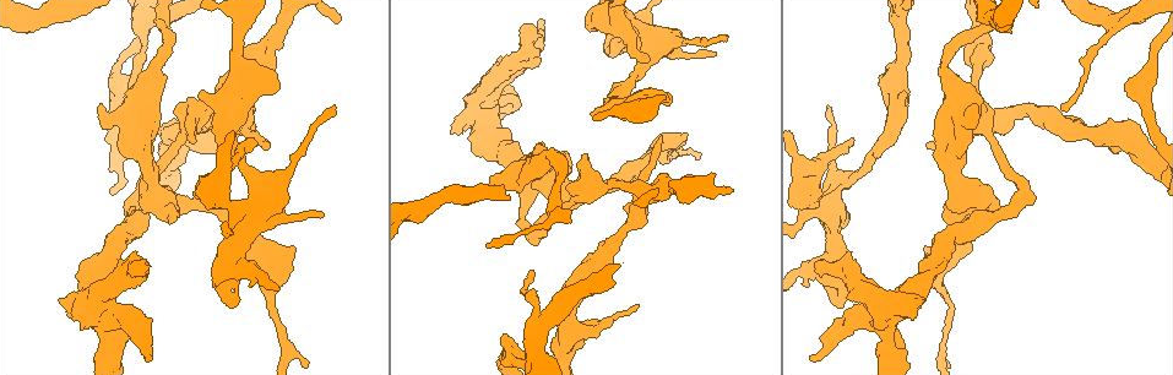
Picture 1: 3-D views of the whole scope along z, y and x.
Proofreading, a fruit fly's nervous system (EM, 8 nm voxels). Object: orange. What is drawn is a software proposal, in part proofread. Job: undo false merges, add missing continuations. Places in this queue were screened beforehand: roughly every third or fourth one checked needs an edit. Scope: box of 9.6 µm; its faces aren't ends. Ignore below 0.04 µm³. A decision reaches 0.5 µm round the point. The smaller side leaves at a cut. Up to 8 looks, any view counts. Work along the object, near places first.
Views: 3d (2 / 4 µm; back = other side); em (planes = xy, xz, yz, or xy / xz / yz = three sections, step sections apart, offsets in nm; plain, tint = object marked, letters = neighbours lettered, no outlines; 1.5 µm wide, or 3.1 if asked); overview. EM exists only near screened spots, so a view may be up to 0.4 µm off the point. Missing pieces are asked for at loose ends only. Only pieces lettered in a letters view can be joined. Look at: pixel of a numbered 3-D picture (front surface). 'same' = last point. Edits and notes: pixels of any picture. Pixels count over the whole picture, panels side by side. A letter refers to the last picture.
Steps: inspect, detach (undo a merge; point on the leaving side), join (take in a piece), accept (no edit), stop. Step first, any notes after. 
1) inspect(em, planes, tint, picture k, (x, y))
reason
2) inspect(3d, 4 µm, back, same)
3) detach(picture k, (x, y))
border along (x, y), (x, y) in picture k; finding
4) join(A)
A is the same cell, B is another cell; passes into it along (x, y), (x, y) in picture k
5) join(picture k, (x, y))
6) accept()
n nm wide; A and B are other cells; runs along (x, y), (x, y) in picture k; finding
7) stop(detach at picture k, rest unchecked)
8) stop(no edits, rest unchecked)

inspect(em, planes, letters, picture 1, (151, 361))
end of a long branch

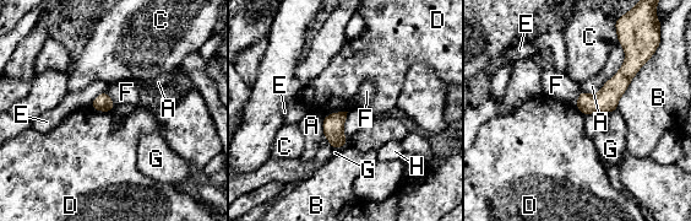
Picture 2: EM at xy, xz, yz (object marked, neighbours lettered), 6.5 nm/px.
accept()
A, B, C, D, E, F, G and H are other cells; border along (347, 111), (331, 112), (322, 119) in picture 2; none of them fits

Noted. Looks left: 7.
inspect(3d, 4 µm, picture 1, (333, 104))
tapers out

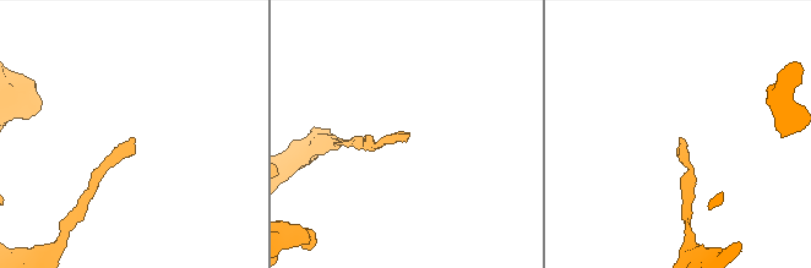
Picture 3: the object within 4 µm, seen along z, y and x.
inspect(em, planes, letters, picture 3, (131, 137))

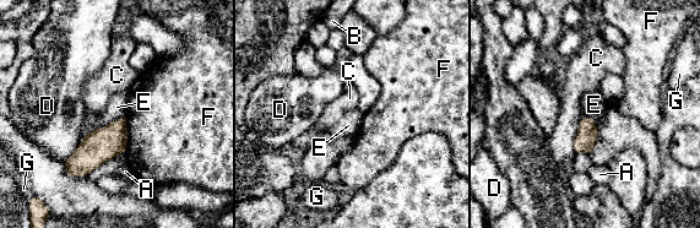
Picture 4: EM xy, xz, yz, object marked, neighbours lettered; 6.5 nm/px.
accept()
A, B, C, D, E, F and G are other cells; border along (125, 115), (91, 129), (86, 134) in picture 4; no lettered piece goes on from it

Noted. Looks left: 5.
inspect(em, yz, step 8, letters, picture 1, (824, 189))
stops while still wide

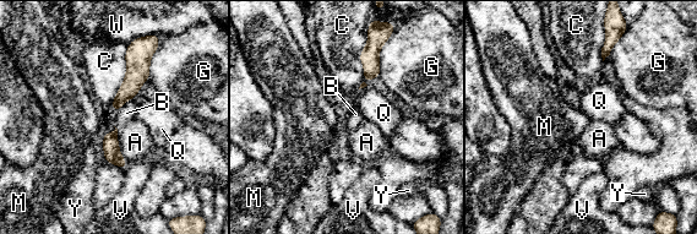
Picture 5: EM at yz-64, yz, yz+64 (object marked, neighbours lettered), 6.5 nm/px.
inspect(em, xz, step 8, letters, same)
cut it another way

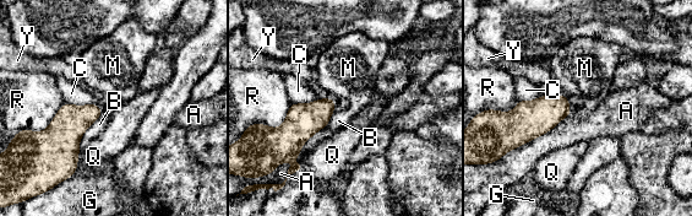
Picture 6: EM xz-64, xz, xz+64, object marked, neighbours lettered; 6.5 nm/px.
accept()
220 nm wide; A, B, C, G, M, Q, R and Y are other cells; border along (65, 102), (98, 104) in picture 6; none of them fits

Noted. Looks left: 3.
stop(no edits, rest unchecked)

